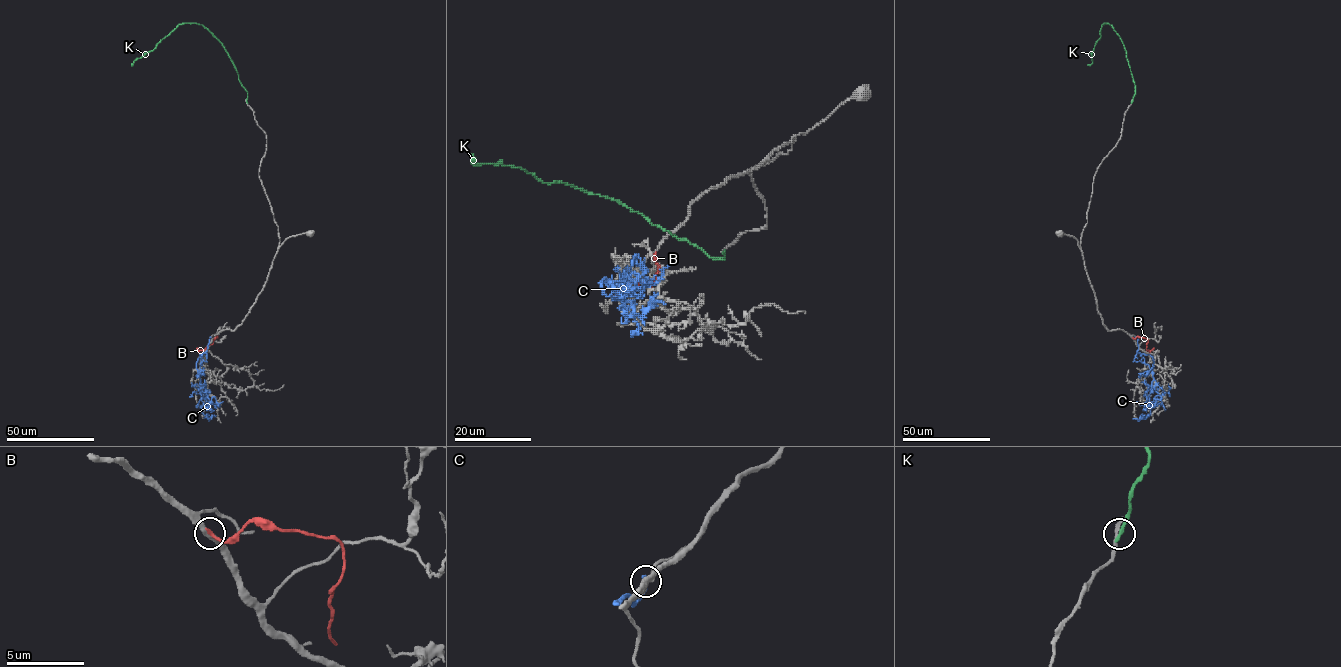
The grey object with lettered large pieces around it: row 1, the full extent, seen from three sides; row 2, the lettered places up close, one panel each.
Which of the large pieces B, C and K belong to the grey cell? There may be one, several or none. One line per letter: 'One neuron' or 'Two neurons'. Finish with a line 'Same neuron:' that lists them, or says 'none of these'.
B: Two neurons
C: Two neurons
K: Two neurons
Same neuron: none of these

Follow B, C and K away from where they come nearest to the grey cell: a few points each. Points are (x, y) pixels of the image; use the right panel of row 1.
B: (1133, 337), (1147, 338), (1146, 349), (1154, 348)
C: (1136, 337), (1137, 351), (1152, 358), (1153, 378), (1147, 403), (1150, 413), (1144, 419), (1133, 419)
K: (1132, 102), (1135, 86), (1126, 52), (1120, 37), (1108, 23), (1103, 24), (1091, 55), (1092, 63), (1087, 65)

